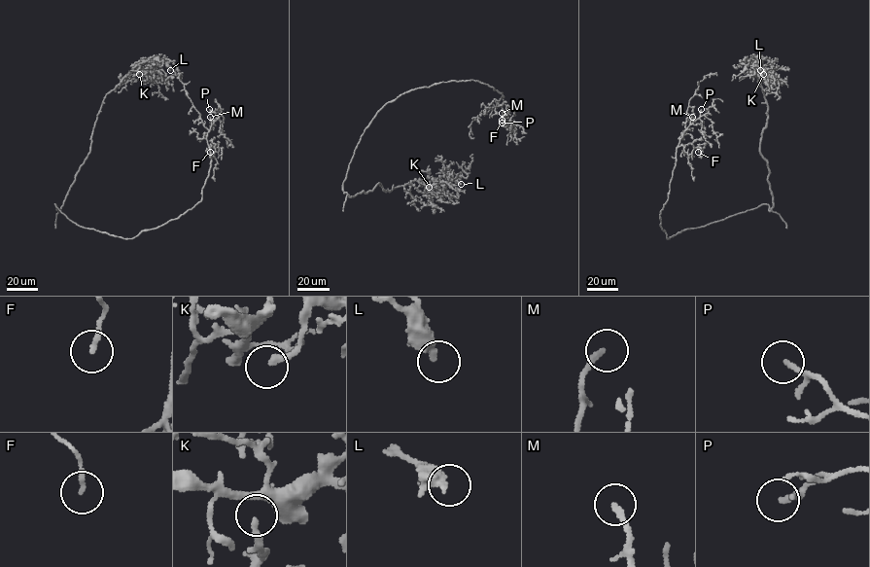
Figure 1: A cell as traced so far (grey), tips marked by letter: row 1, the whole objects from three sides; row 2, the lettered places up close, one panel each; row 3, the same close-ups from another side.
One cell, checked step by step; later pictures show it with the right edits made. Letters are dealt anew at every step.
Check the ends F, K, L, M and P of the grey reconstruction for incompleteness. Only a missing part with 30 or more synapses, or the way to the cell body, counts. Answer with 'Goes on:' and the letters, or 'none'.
Goes on: M, P

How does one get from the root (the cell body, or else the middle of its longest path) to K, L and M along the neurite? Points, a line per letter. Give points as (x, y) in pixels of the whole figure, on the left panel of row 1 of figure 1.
K: (75, 223), (55, 203), (59, 210), (89, 152), (104, 97), (131, 72), (144, 72), (139, 74)
L: (75, 223), (55, 203), (59, 210), (89, 152), (93, 128), (104, 97), (141, 63), (164, 63), (170, 70)
M: (75, 223), (128, 238), (191, 209), (201, 199), (210, 166), (206, 139), (210, 117)

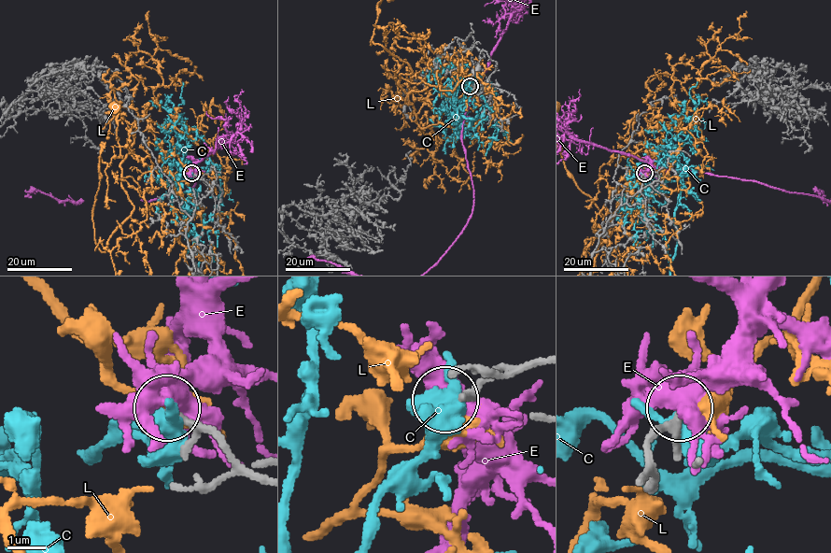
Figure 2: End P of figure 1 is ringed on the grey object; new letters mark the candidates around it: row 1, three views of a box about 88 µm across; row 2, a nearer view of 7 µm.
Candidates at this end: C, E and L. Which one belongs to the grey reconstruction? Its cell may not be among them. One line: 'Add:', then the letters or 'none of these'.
Add: none of these

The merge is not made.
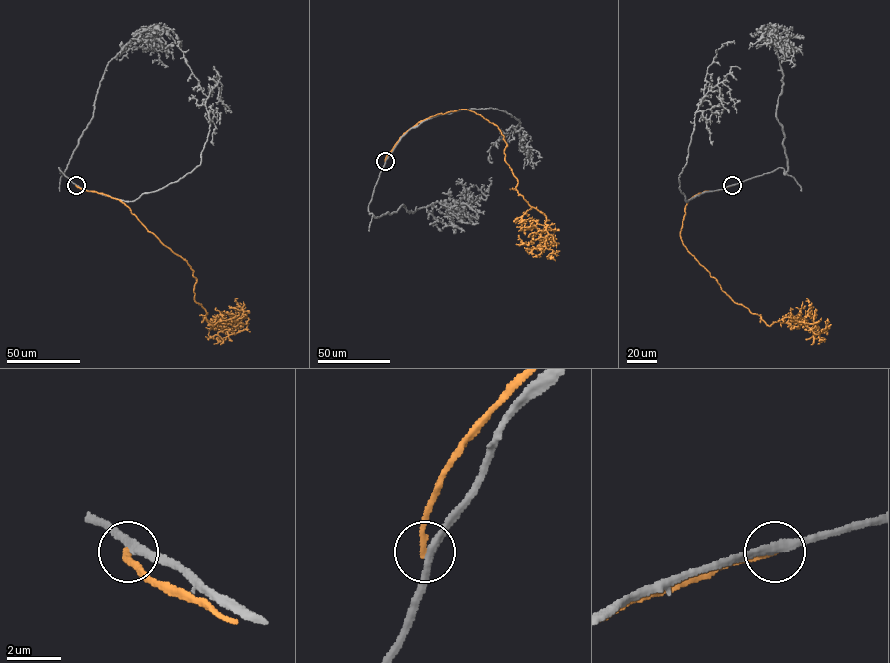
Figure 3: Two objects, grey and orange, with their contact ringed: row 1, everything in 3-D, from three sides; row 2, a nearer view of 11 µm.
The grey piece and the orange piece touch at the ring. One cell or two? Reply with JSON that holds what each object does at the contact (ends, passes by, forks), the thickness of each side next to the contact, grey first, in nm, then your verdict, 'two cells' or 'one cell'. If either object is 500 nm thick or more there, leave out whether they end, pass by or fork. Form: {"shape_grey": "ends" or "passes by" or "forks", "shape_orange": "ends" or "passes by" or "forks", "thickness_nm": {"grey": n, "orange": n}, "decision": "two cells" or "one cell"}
{"shape_grey": "passes by", "shape_orange": "ends", "thickness_nm": {"grey": 280, "orange": 200}, "decision": "two cells"}

